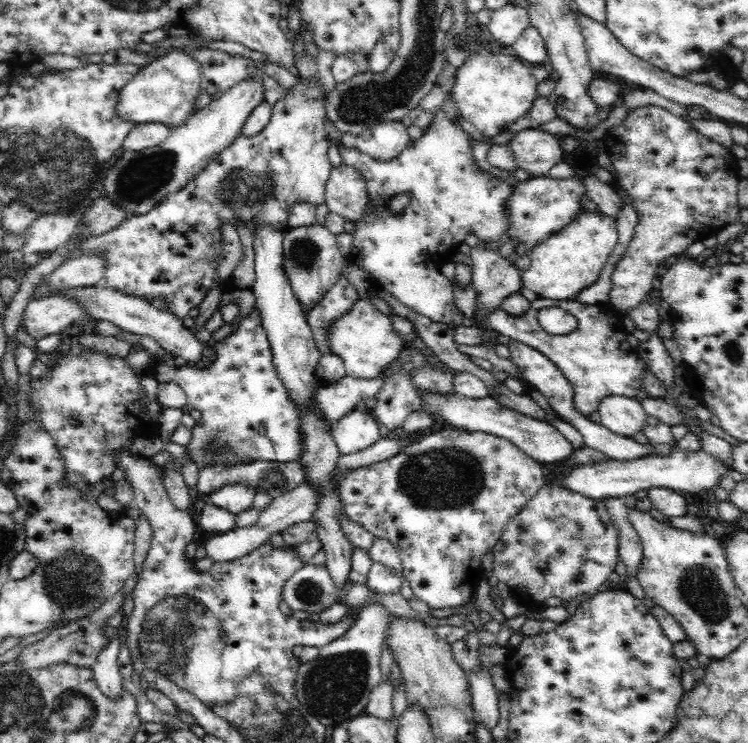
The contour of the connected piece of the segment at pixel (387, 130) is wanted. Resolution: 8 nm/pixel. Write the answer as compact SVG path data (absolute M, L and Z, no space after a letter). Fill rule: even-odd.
M382 121L355 136L355 147L360 152L381 161L398 156L410 143L408 127L401 121Z

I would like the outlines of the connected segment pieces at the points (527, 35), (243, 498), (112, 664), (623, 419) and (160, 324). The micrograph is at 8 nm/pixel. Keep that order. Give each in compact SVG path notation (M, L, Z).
M528 26L511 47L514 50L513 55L524 63L540 66L549 61L546 43L533 26Z
M235 483L222 485L218 490L207 495L205 503L212 503L237 515L239 512L250 508L256 494L256 489L250 484Z
M122 632L114 638L110 638L110 644L99 654L98 661L91 669L92 677L94 677L94 685L110 701L120 701L125 694L120 667L118 667L117 662L121 640Z
M610 395L599 400L597 406L600 424L614 434L630 437L641 431L646 413L637 399Z
M102 285L72 288L70 290L58 290L56 293L72 295L79 304L85 306L85 310L91 315L91 319L110 321L116 327L136 333L148 335L157 340L157 343L172 356L179 356L185 361L200 362L204 358L204 348L208 345L200 341L195 335L195 328L188 328L182 319L177 318L167 310L160 310L148 301L133 296L120 294L116 290L110 290Z

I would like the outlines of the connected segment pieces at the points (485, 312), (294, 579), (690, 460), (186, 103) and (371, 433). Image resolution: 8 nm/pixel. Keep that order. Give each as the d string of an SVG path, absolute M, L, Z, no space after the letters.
M478 244L474 250L467 251L472 258L471 267L471 289L474 291L474 318L472 318L472 327L477 328L481 334L486 332L496 332L489 326L489 317L501 309L502 302L523 291L521 284L521 272L512 264L506 261L500 255L500 250L492 251L488 247Z
M311 562L302 565L286 580L282 598L293 611L307 610L310 614L320 613L342 600L325 565L313 565Z
M676 449L669 456L642 458L634 461L606 461L594 466L578 466L568 476L560 480L560 486L578 492L591 499L606 497L624 497L638 490L649 488L669 488L681 494L700 494L719 486L720 480L730 474L732 468L724 460L717 458L706 450L682 452Z
M174 51L158 57L144 65L130 80L123 84L113 109L115 115L124 122L162 123L170 128L182 124L193 112L194 99L200 94L200 69L189 58L187 51Z
M353 409L333 423L332 436L341 456L352 455L373 446L384 434L370 411Z

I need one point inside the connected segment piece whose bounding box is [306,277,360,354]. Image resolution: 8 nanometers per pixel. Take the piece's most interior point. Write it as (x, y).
(342, 295)

